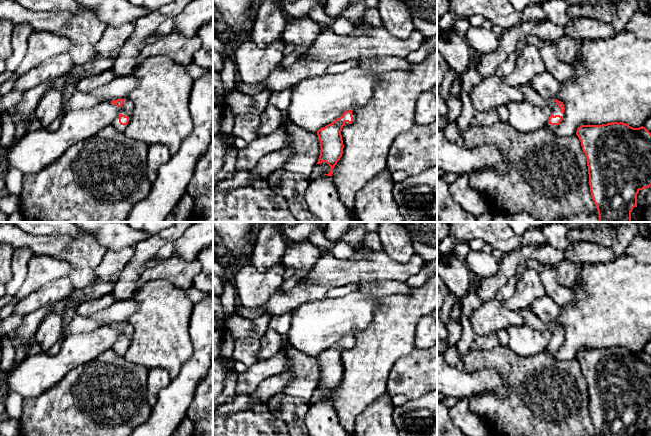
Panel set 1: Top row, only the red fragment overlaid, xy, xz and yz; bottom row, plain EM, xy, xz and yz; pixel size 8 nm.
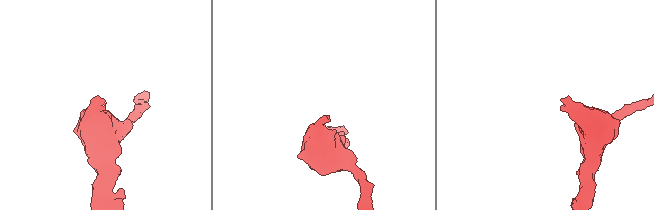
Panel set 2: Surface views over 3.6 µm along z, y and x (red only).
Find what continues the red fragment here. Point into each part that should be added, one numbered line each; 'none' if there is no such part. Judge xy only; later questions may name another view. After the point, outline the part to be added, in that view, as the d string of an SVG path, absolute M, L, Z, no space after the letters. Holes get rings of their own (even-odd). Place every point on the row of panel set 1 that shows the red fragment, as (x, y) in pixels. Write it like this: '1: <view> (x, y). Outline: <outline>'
1: xy (115, 123). Outline: M119 115L115 118L115 120L112 122L112 125L114 128L116 128L118 131L124 132L127 125L121 125L119 123Z

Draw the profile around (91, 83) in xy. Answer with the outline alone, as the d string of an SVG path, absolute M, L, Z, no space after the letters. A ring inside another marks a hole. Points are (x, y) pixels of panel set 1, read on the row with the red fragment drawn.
M110 69L98 75L86 77L80 80L77 84L77 90L87 93L96 90L103 85L111 83L114 79L114 72L112 69Z

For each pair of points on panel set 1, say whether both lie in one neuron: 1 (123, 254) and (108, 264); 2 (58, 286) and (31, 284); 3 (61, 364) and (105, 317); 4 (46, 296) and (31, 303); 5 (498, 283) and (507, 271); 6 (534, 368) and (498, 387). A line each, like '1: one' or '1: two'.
1: one
2: two
3: two
4: one
5: one
6: two

